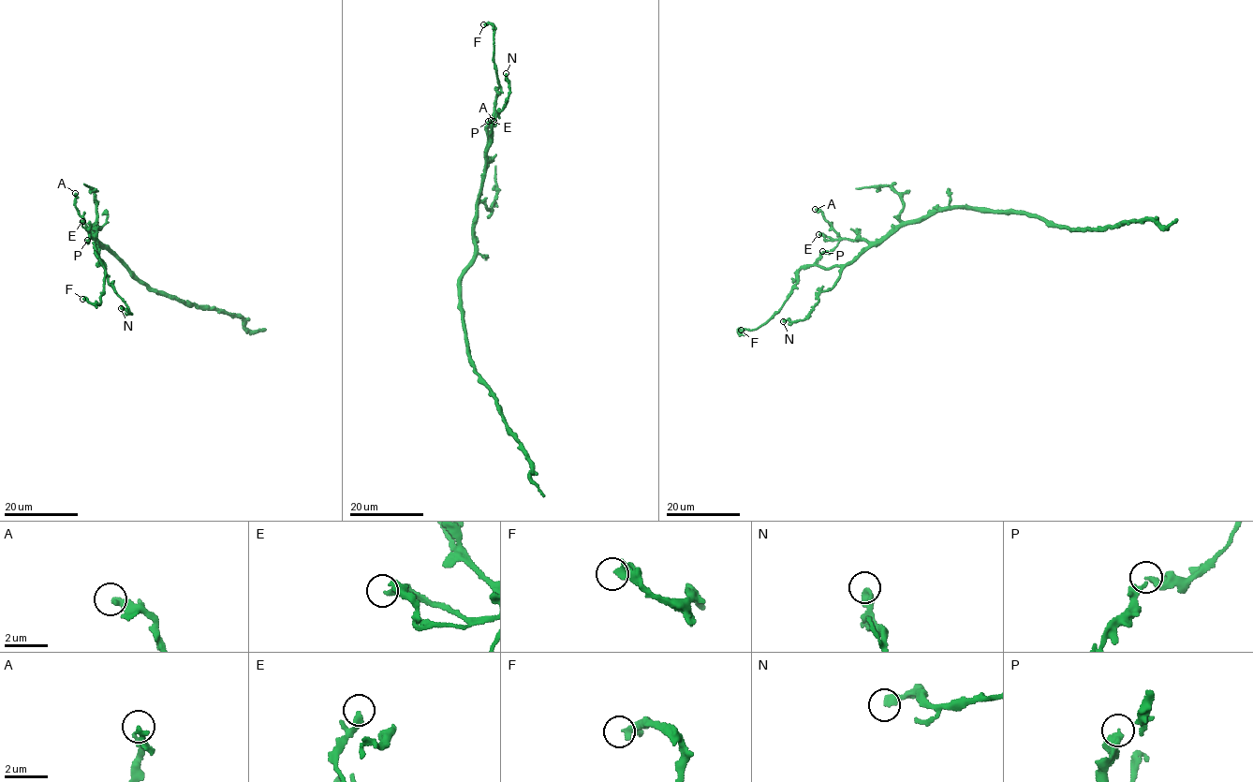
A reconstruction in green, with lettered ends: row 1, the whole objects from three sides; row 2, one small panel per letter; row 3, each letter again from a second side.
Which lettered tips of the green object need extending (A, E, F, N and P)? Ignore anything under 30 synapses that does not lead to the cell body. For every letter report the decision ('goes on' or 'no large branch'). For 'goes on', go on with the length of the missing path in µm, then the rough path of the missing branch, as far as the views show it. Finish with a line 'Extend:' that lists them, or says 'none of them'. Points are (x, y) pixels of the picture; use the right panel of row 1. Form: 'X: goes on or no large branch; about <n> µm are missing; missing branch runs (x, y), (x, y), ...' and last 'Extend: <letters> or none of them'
A: no large branch
E: no large branch
F: no large branch
N: no large branch
P: no large branch
Extend: none of them

